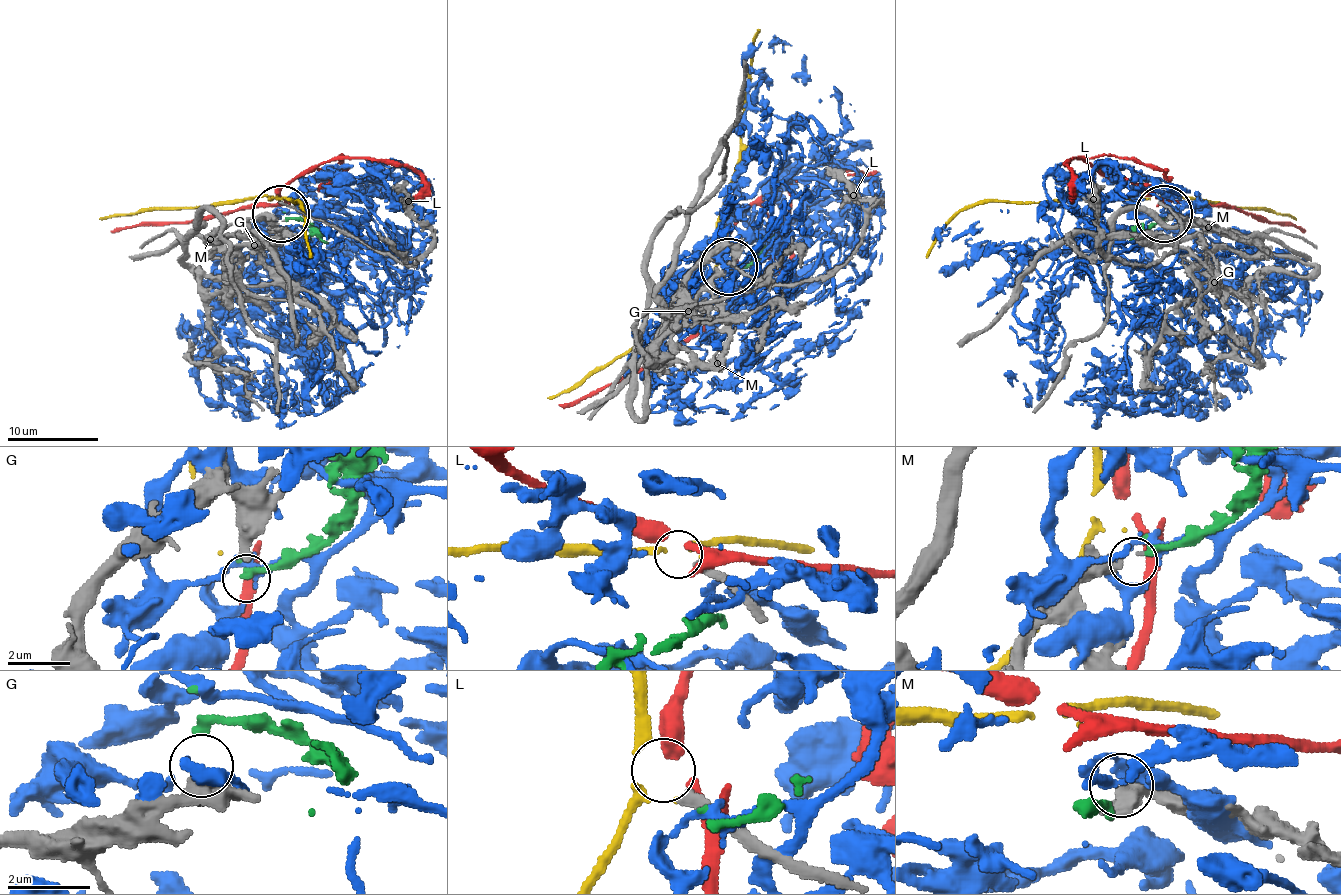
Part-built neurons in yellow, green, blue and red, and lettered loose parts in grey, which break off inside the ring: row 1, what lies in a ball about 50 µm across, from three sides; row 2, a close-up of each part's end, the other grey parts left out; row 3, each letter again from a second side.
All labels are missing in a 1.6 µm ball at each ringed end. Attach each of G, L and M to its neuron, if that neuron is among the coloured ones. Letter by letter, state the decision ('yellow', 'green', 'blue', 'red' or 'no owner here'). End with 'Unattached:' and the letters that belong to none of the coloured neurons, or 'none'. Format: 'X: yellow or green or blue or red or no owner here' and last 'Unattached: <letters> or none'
G: no owner here
L: yellow
M: green
Unattached: G

